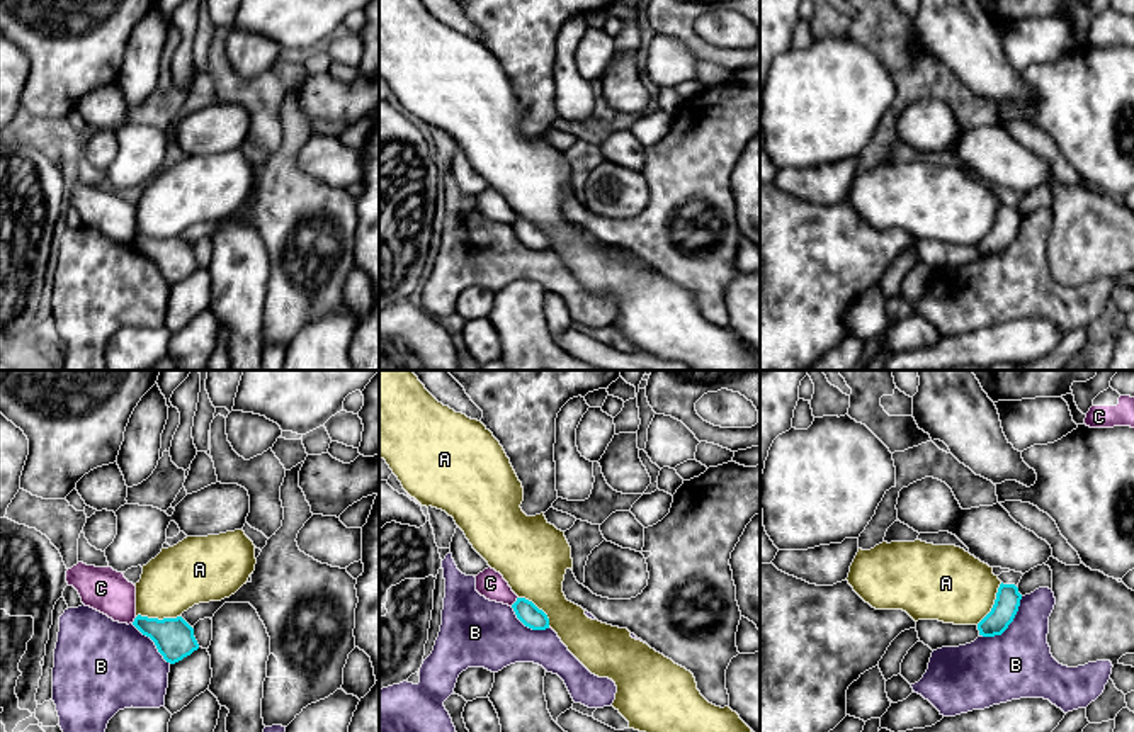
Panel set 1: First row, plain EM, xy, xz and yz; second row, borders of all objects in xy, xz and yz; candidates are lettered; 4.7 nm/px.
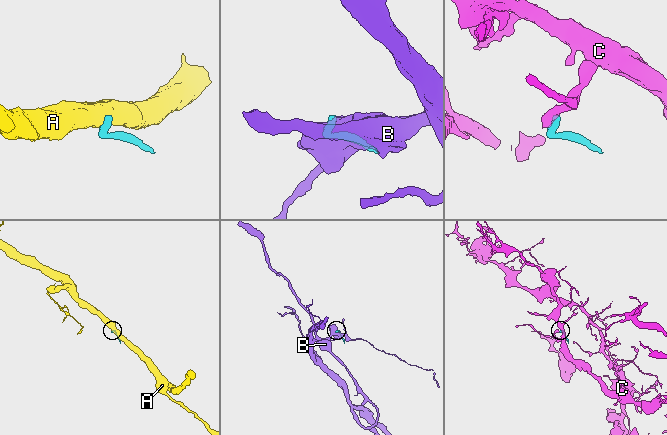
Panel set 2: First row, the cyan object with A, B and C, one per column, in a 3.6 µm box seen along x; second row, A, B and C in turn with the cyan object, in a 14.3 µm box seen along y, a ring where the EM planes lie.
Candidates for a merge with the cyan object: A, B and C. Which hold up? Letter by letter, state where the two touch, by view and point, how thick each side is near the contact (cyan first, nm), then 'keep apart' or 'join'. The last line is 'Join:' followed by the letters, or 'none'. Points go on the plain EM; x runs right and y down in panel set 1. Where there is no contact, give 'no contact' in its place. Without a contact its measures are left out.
A: contact xy (157, 238); calibres 190 and 300 nm; keep apart
B: contact yz (1009, 243); calibres 120 and 320 nm; keep apart
C: contact xz (515, 221); calibres 100 and 130 nm; keep apart
Join: none

